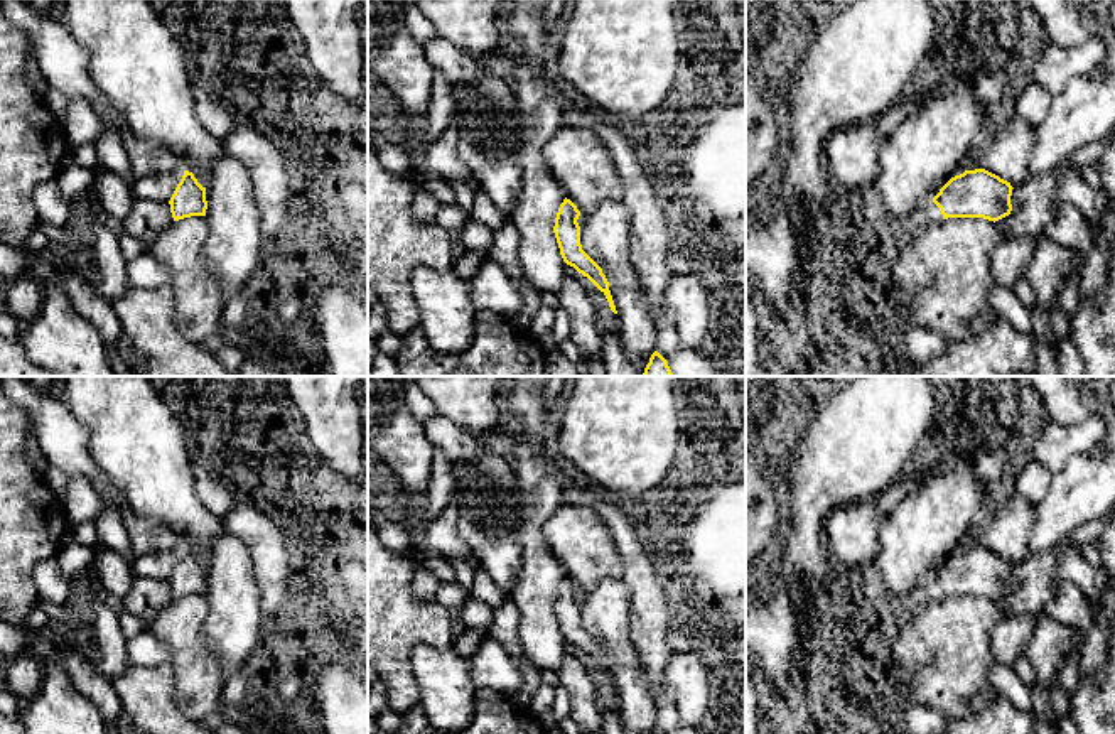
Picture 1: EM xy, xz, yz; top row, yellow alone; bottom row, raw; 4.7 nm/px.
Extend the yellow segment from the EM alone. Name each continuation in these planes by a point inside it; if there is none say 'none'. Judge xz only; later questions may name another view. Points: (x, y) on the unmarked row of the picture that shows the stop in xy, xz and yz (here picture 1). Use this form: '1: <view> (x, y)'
none

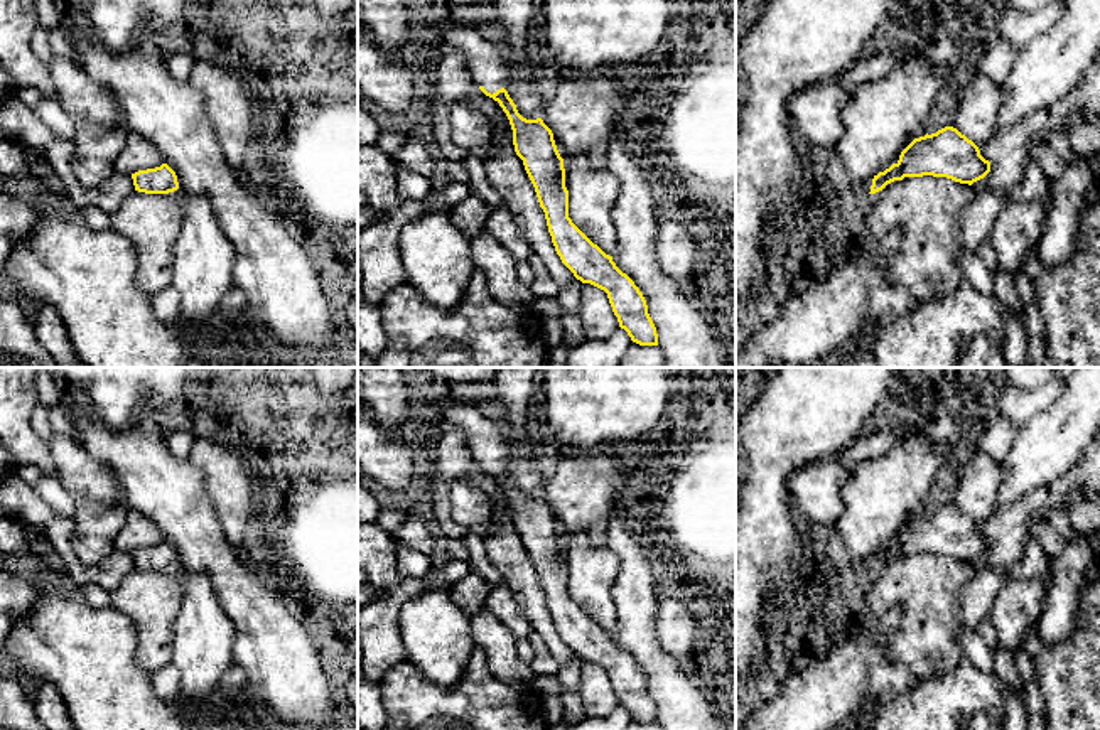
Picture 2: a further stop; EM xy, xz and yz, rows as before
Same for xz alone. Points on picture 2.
1: xz (488, 440)

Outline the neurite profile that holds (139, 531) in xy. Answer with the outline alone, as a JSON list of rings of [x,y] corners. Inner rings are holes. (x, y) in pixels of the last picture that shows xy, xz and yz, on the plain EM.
[[[130,509],[123,528],[115,539],[115,550],[135,551],[165,541],[160,528],[145,514]]]

